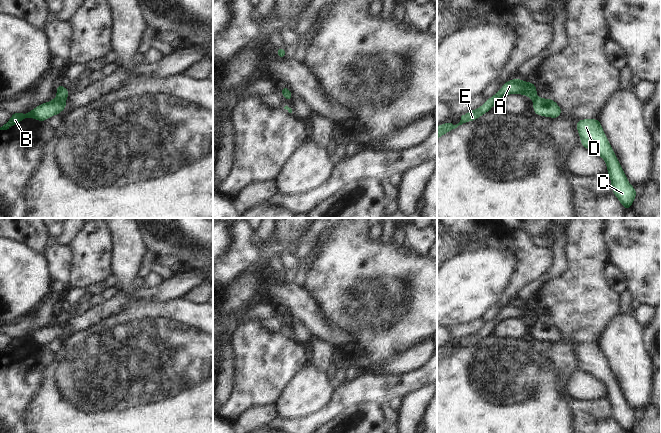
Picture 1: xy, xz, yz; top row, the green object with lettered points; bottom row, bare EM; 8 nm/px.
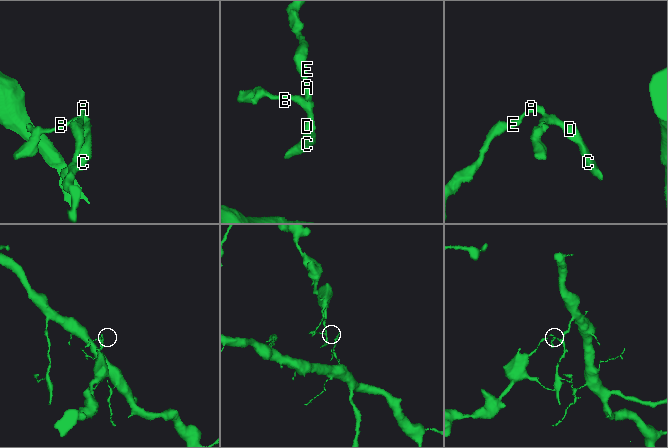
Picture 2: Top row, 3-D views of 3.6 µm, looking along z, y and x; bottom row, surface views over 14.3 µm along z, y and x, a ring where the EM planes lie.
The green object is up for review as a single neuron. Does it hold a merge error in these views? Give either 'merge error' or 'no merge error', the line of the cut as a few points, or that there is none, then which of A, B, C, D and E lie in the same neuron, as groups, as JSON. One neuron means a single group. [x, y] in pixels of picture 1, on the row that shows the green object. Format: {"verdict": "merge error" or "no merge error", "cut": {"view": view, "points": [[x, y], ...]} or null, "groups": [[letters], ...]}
{"verdict": "no merge error", "cut": null, "groups": [["A", "B", "C", "D", "E"]]}

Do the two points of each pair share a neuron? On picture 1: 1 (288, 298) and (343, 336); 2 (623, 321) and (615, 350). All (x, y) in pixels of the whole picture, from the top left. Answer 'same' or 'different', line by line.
1: same
2: same

